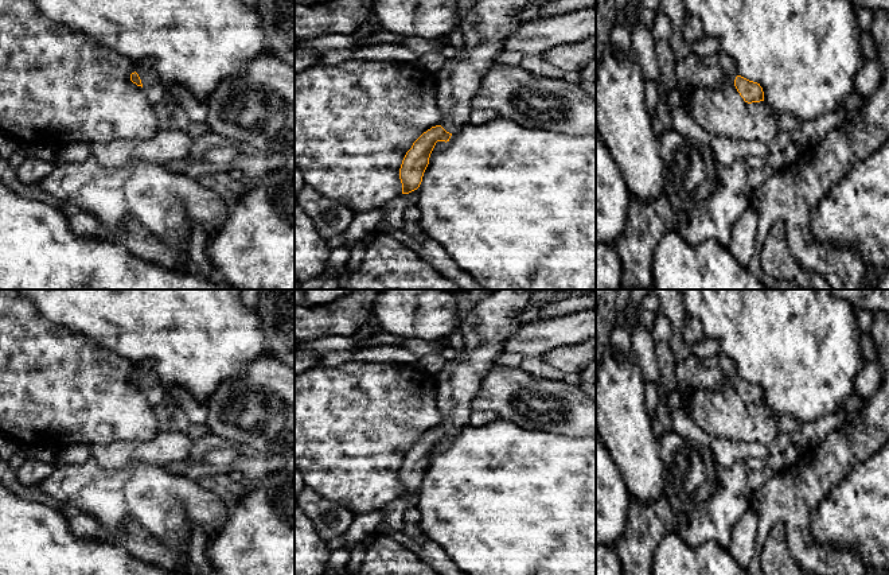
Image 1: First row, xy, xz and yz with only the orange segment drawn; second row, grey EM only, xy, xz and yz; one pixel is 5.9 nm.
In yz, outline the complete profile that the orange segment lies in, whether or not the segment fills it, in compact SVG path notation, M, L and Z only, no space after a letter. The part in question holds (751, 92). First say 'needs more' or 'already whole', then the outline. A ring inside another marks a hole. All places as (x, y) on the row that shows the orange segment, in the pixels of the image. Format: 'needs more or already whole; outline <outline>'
needs more; outline M722 51L705 58L691 53L675 63L675 81L683 93L695 88L716 89L724 77L736 86L745 102L764 101L760 83L738 75L733 59Z

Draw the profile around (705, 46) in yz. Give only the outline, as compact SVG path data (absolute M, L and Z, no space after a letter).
M703 35L698 40L693 42L693 53L701 58L717 54L720 51L720 44L716 38Z

